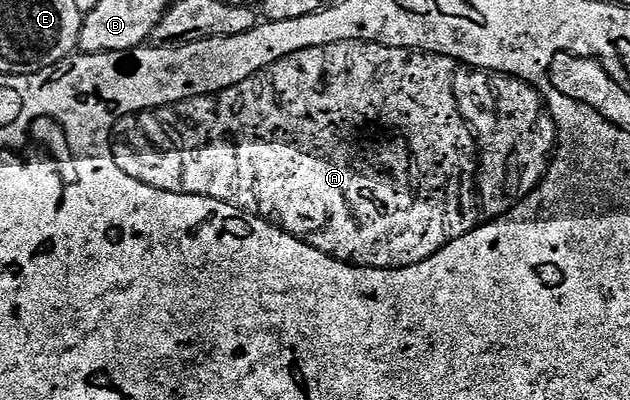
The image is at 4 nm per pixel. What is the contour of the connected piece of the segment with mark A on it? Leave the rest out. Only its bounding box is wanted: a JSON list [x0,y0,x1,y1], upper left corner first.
[113,39,556,269]

